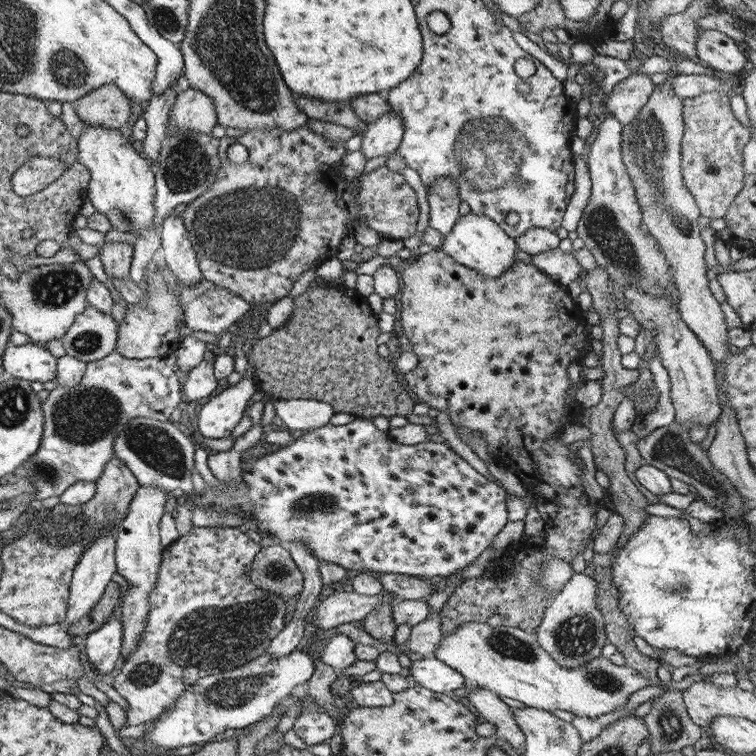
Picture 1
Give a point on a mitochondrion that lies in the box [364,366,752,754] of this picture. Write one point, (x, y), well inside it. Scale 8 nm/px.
(677, 579)

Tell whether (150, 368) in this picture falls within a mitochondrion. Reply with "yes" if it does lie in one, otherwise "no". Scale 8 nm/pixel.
no

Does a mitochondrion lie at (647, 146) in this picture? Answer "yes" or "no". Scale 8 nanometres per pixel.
yes

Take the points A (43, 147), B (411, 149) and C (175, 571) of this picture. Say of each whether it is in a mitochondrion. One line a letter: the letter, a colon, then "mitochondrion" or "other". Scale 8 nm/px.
A: other
B: other
C: other

